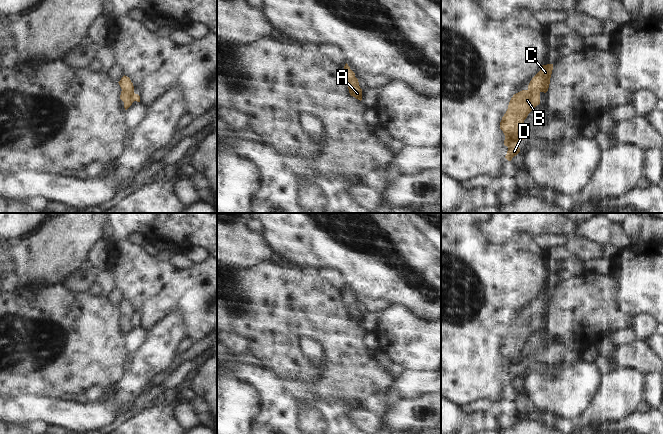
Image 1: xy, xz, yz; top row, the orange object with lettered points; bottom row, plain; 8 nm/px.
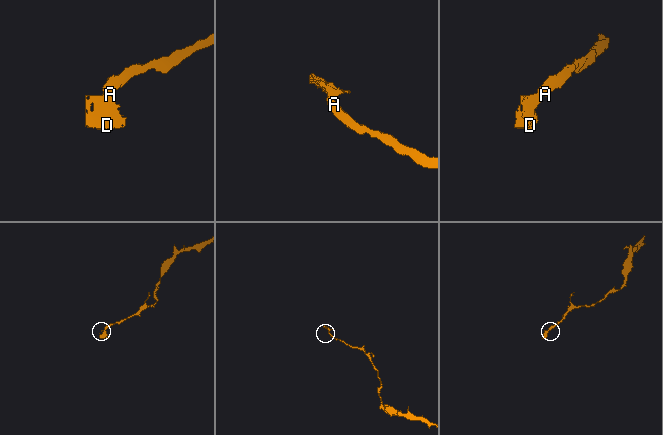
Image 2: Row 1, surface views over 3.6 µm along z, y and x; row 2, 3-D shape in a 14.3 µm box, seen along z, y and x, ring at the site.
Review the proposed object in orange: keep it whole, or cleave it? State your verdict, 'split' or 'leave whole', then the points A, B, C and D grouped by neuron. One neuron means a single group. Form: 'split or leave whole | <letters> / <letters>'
leave whole | A B C D

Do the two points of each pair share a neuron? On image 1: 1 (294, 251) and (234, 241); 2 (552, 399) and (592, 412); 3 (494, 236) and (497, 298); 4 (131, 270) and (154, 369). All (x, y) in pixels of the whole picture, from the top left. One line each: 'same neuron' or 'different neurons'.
1: different neurons
2: different neurons
3: different neurons
4: different neurons

